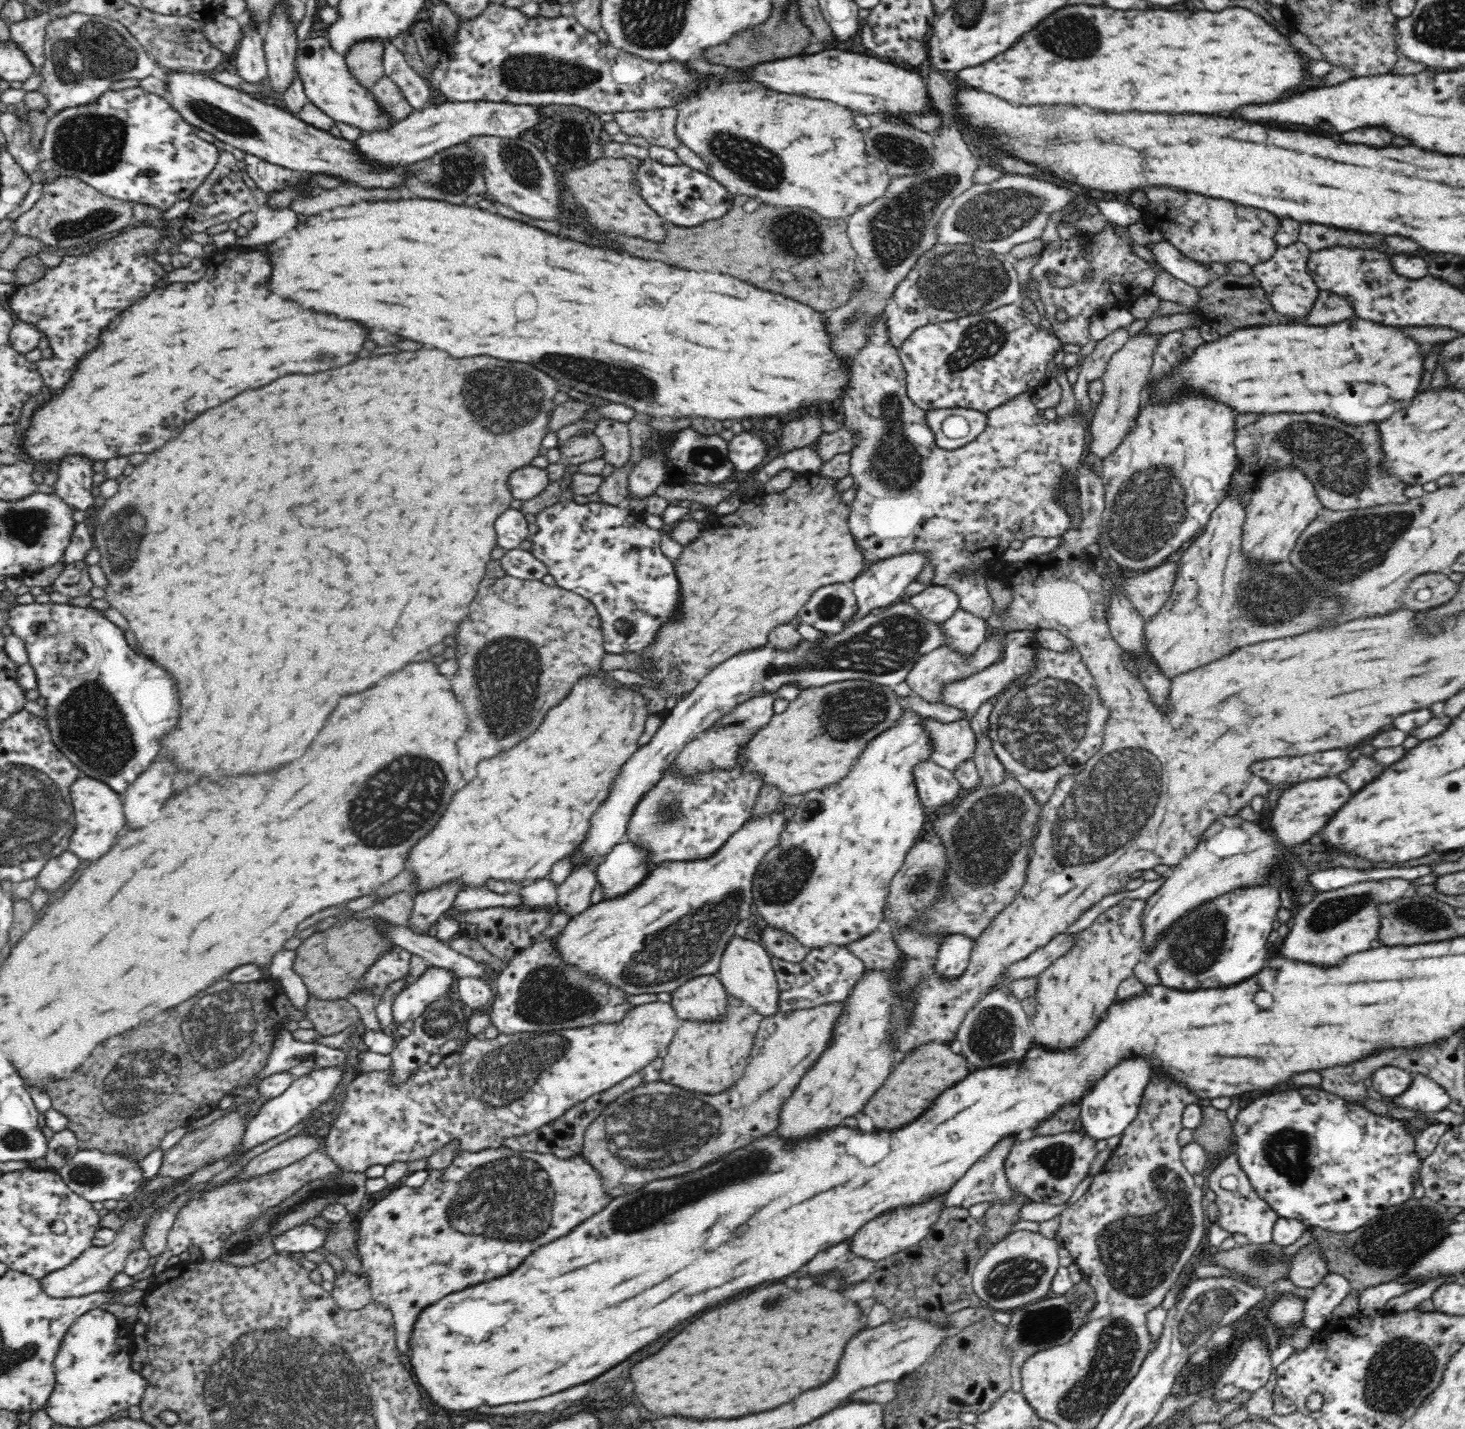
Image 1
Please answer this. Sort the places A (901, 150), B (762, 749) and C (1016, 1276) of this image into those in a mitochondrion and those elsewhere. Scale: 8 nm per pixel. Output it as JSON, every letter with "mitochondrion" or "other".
{"A":"mitochondrion","B":"other","C":"mitochondrion"}

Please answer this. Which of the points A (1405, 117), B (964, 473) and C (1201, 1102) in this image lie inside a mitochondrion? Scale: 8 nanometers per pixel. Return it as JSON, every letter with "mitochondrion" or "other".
{"A":"other","B":"other","C":"other"}

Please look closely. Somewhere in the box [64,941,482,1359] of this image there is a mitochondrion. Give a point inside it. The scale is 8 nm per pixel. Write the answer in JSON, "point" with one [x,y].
{"point":[220,1031]}

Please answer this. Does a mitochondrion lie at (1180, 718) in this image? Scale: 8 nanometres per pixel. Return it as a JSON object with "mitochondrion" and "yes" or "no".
{"mitochondrion":"no"}

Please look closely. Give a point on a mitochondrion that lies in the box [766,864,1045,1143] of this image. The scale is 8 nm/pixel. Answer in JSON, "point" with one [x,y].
{"point":[993,1033]}

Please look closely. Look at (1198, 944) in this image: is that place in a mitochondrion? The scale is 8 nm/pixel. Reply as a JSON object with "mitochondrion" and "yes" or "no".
{"mitochondrion":"yes"}

